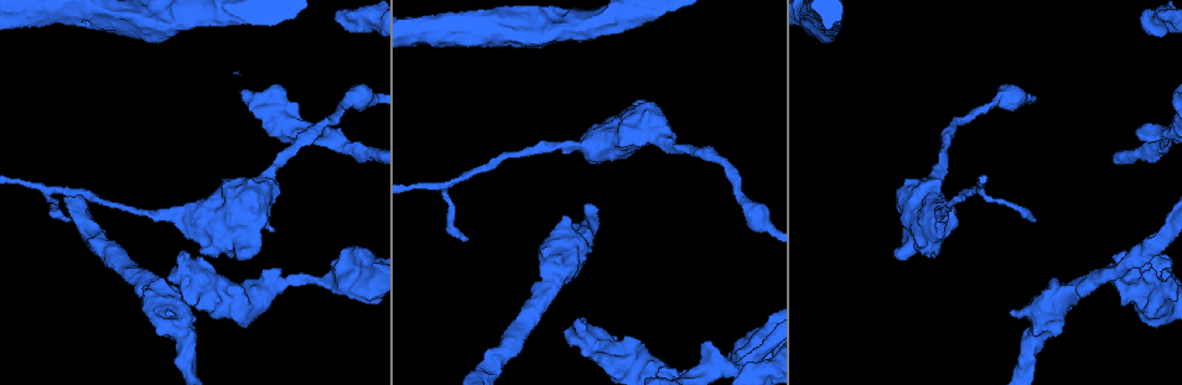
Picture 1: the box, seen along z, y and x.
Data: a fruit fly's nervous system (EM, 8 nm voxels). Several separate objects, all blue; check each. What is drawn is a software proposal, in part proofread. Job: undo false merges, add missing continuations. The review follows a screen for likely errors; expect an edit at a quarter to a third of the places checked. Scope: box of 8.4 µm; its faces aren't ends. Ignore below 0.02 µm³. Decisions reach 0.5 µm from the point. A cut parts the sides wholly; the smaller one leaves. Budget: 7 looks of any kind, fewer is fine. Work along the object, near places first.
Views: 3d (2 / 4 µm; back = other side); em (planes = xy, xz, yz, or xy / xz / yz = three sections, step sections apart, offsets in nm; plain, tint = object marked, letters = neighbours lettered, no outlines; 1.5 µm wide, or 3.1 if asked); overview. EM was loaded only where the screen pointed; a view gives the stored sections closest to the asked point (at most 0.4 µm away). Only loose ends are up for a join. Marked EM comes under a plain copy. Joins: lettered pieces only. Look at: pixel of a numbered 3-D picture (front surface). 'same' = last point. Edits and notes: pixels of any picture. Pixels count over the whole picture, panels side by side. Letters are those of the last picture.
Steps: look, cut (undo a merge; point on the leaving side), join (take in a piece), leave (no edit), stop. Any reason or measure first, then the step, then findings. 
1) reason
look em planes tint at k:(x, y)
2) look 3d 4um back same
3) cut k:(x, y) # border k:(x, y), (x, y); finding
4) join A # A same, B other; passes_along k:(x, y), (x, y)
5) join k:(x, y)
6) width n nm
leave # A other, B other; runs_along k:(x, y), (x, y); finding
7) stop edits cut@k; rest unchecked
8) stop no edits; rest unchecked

thick end
look 3d 2um at 1:(250, 257)

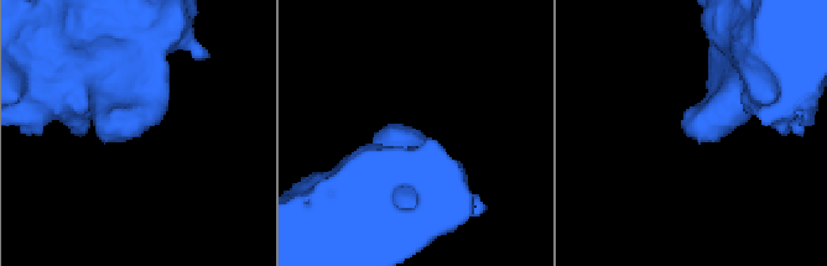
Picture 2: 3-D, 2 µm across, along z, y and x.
now the EM
look em xy step 4 letters at 2:(136, 136)

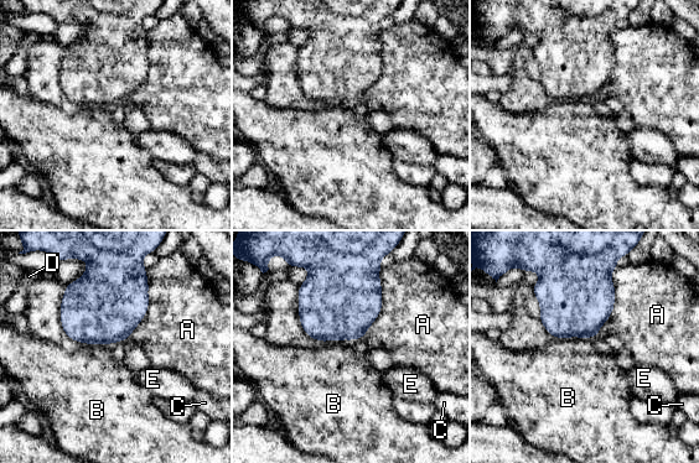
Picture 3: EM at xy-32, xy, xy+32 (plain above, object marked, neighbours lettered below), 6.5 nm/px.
cut it another way
look em planes letters same

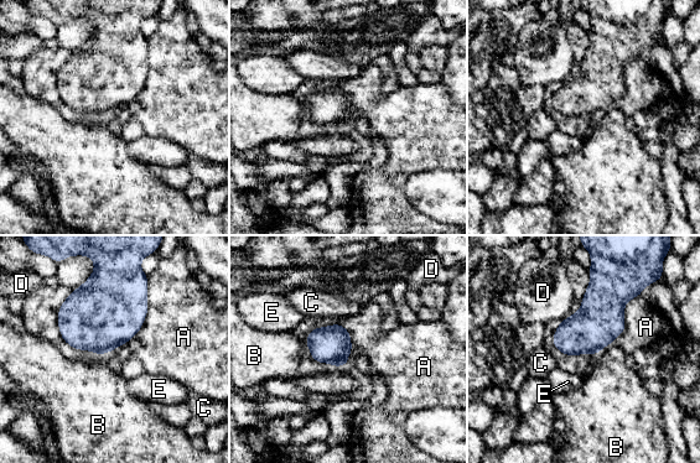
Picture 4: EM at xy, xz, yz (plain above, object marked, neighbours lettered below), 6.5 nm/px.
leave # A other, B other, C other, D other, E other; border 4:(322, 324), (351, 333), (350, 362); no lettered piece goes on from it

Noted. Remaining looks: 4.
thick turns thin
look 3d 4um at 1:(738, 191)

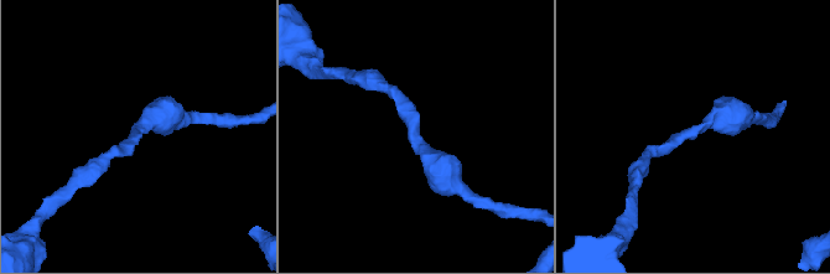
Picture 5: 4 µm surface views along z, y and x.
arm_widths 170, 420 nm
look em planes letters at 5:(414, 139)

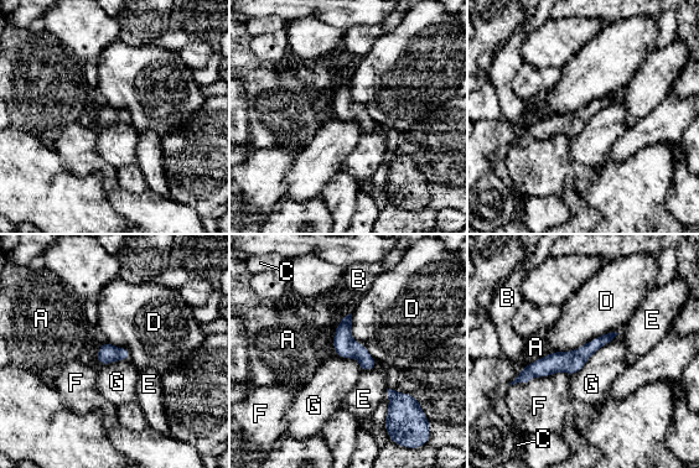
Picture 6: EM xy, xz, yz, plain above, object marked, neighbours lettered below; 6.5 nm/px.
width 130 nm
leave # A other, B other, C other, D other, E other, F other, G other; border 6:(619, 333), (570, 375); all the same neuron

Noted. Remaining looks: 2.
free end
look em planes letters at 1:(1036, 219)

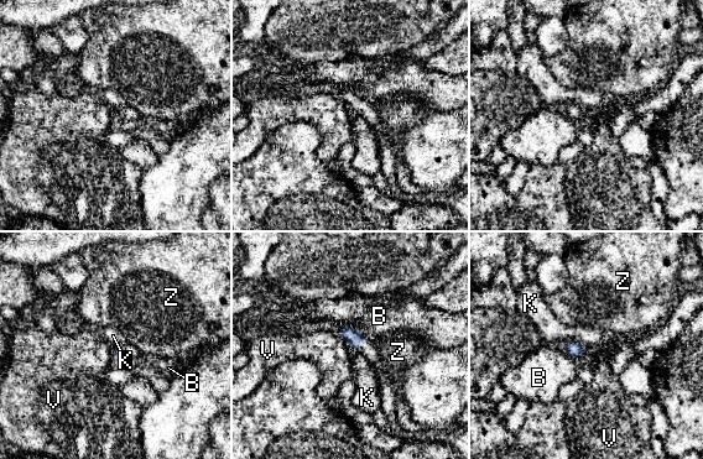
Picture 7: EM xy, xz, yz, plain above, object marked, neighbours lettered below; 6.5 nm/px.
leave # B other, K other, V other, Z other; border 7:(338, 337), (352, 350); none of them fits

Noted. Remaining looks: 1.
stop no edits; rest unchecked

